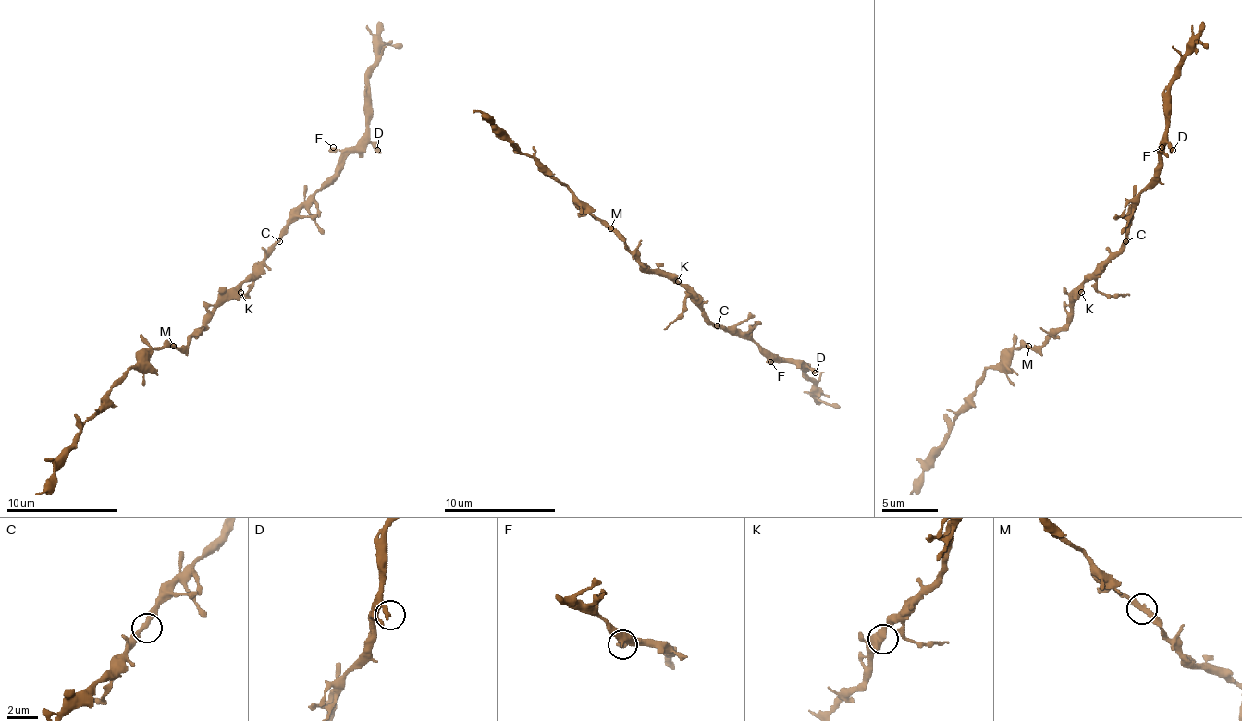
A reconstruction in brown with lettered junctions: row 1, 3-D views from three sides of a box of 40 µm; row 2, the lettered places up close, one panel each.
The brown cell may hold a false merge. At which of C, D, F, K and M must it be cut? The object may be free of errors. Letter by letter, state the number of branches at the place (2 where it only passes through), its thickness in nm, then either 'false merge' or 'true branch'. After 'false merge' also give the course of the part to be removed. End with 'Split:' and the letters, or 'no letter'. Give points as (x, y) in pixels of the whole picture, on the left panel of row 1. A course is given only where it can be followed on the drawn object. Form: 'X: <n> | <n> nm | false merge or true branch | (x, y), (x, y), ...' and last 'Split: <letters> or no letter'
C: 2 | 340 nm | true branch
D: 1 | 360 nm | true branch
F: 1 | 360 nm | true branch
K: 2 | 500 nm | true branch
M: 2 | 340 nm | true branch
Split: no letter

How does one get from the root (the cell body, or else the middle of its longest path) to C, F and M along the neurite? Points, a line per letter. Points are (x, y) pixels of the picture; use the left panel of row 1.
C: (235, 289), (279, 241)
F: (235, 289), (263, 259), (291, 216), (336, 172), (341, 152), (333, 147)
M: (235, 289), (185, 345), (179, 348), (174, 345)

